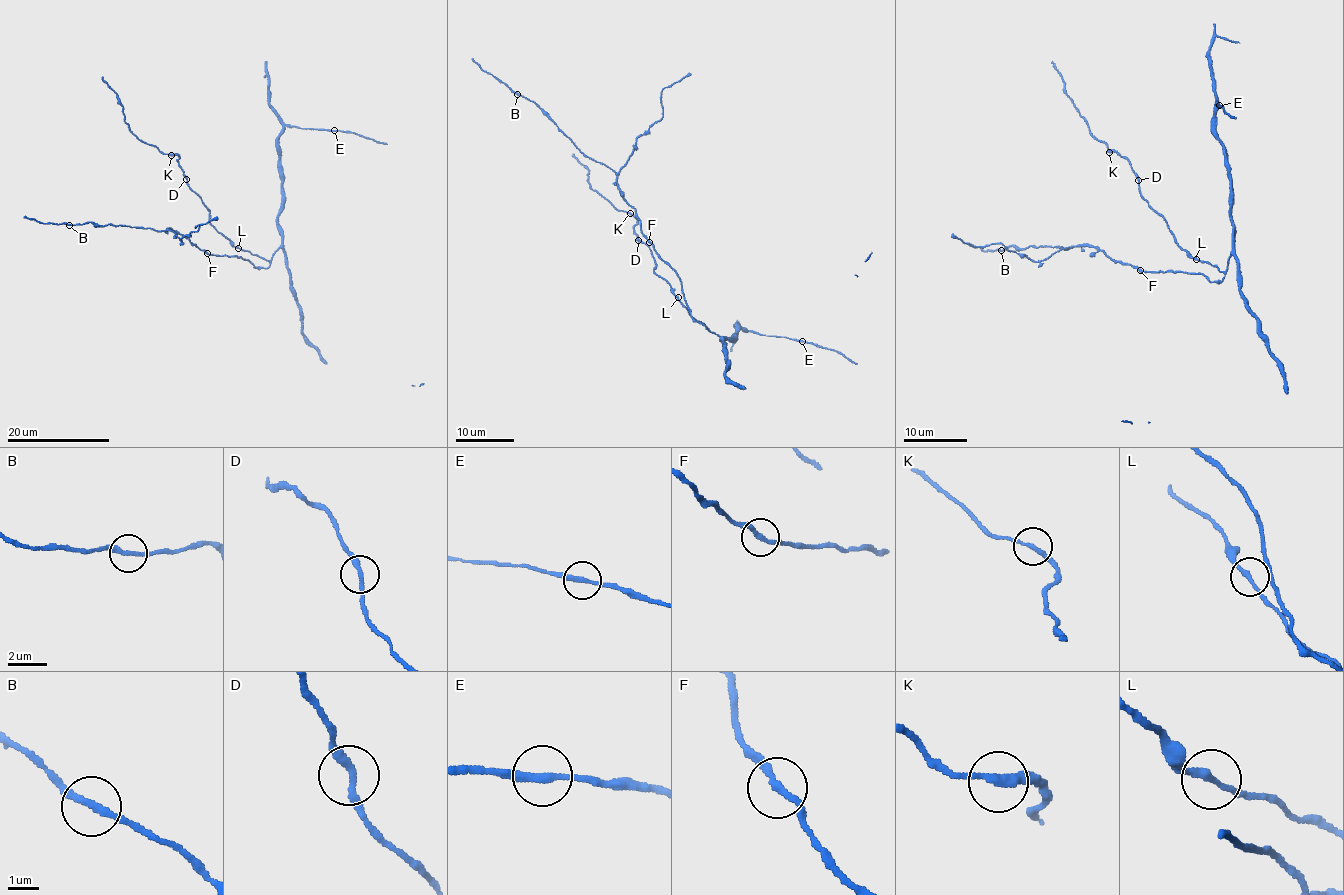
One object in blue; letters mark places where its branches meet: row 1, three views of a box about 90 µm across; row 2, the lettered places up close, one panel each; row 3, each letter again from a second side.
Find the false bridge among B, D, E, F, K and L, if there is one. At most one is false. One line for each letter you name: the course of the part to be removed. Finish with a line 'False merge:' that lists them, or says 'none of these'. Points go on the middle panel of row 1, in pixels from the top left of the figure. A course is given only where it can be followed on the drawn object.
False merge: none of these

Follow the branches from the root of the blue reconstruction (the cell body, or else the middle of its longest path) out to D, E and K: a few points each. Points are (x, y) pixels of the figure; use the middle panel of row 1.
D: (696, 321), (707, 328), (654, 271), (652, 252), (638, 240)
E: (696, 321), (724, 339), (732, 340), (739, 326), (766, 336), (802, 341)
K: (696, 321), (707, 328), (653, 270), (655, 260), (652, 252), (634, 231), (637, 220), (629, 212)

